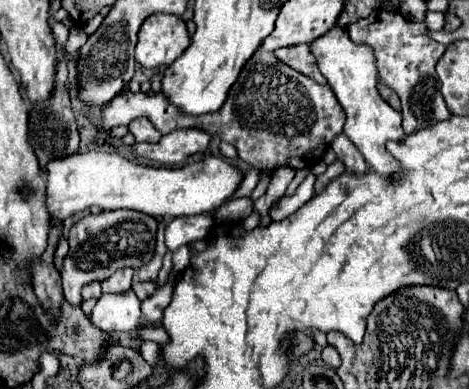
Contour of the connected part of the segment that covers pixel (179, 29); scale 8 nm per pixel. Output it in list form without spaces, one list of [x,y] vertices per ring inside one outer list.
[[[151,14],[139,28],[135,60],[143,68],[159,68],[175,62],[191,44],[185,20],[175,14]]]

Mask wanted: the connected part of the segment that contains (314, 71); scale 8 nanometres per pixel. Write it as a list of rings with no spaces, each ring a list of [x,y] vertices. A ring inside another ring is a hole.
[[[307,44],[287,46],[287,48],[281,48],[281,50],[275,50],[275,56],[277,56],[283,64],[295,68],[297,72],[303,72],[303,74],[311,76],[315,82],[327,84],[325,76],[319,72],[317,62],[315,62],[315,56],[311,54],[311,50],[309,50]]]

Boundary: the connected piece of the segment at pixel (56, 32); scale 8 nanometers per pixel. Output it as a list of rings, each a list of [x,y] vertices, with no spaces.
[[[55,22],[51,26],[52,34],[55,38],[55,44],[58,49],[58,53],[61,52],[61,46],[63,46],[68,40],[70,30],[64,26],[61,22]]]

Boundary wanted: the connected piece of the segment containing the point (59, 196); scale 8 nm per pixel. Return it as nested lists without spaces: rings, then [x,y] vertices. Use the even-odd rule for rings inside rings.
[[[91,150],[85,154],[73,154],[69,156],[69,160],[55,160],[53,164],[49,164],[47,168],[47,208],[49,208],[51,220],[65,220],[91,206],[99,206],[101,210],[129,208],[129,210],[145,212],[149,216],[177,218],[177,216],[203,214],[203,212],[217,210],[225,200],[229,200],[237,192],[243,178],[245,174],[241,172],[241,168],[221,156],[207,156],[201,162],[193,162],[183,168],[153,168],[153,166],[141,166],[141,164],[129,162],[127,158],[119,154]]]

